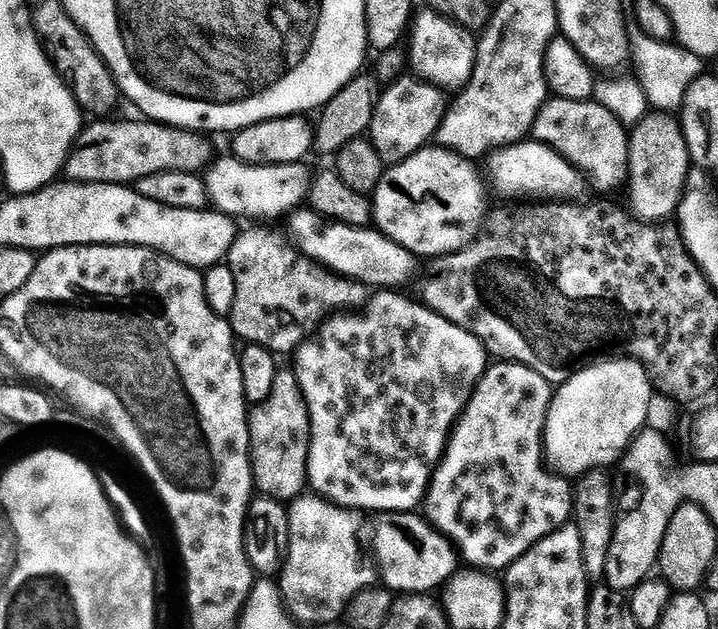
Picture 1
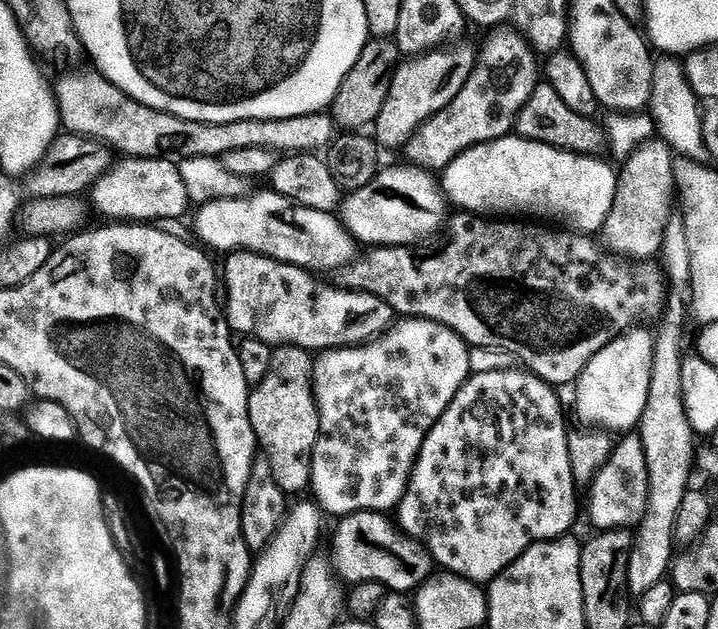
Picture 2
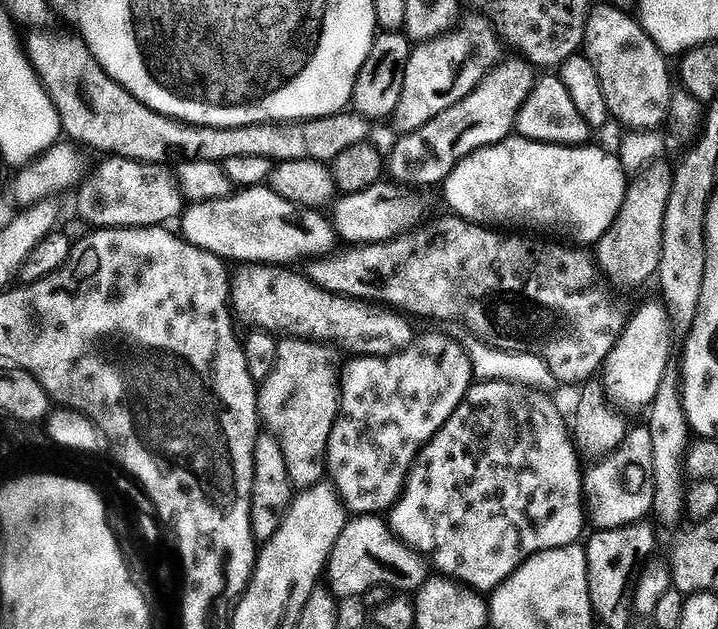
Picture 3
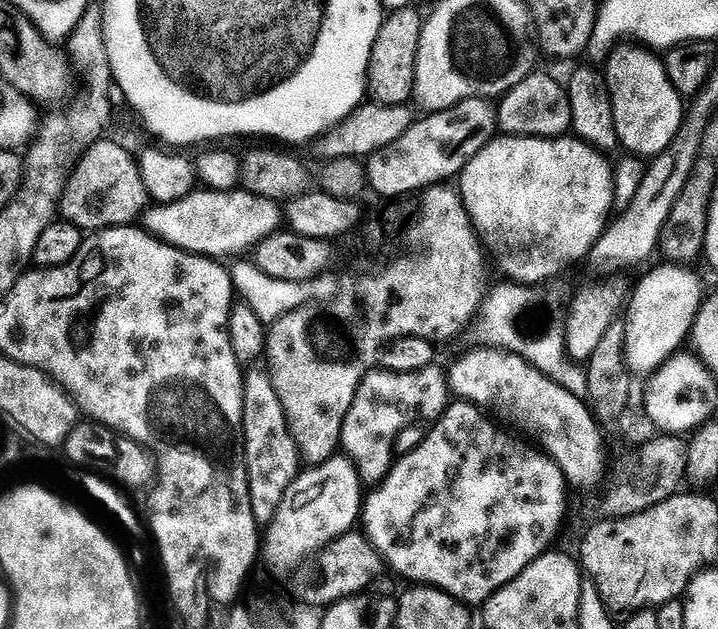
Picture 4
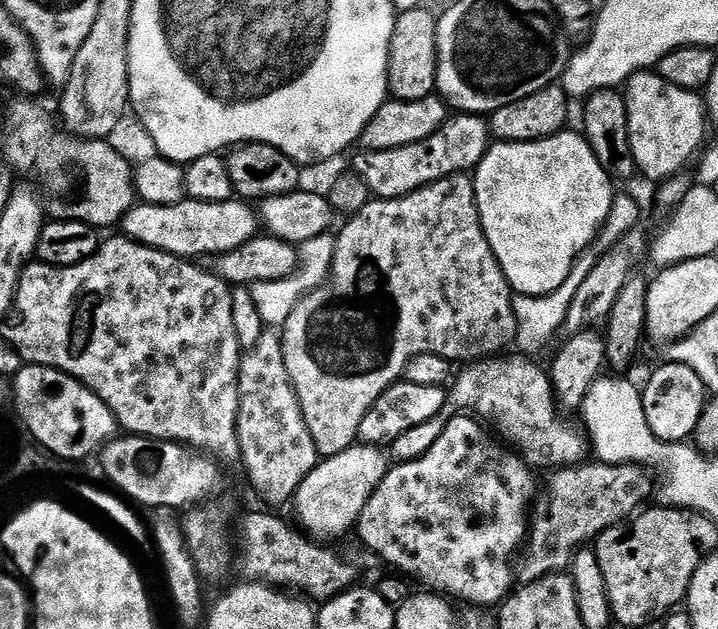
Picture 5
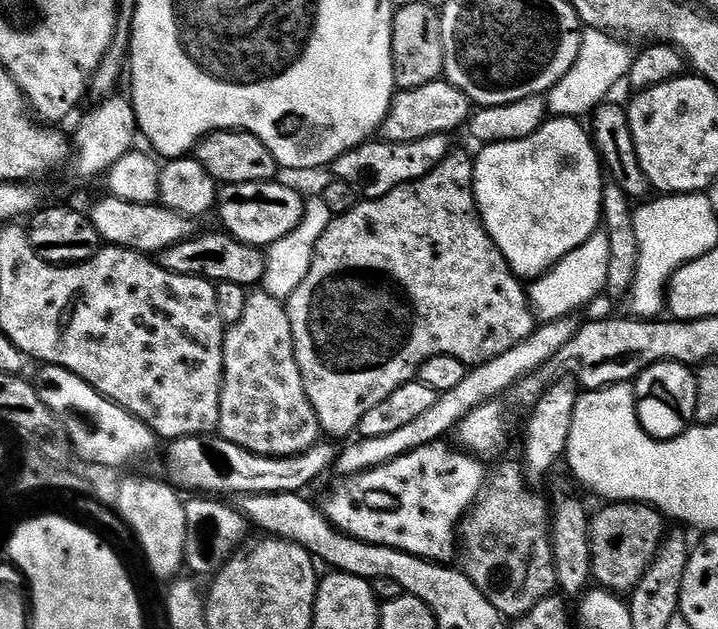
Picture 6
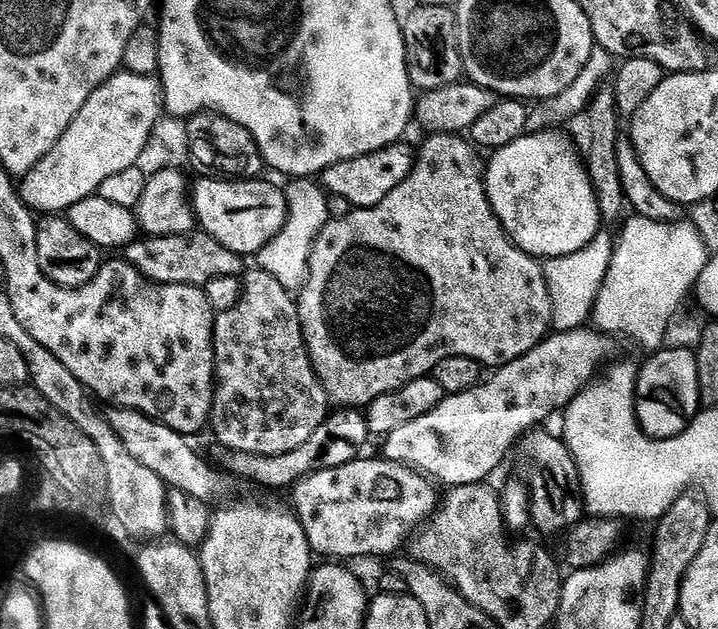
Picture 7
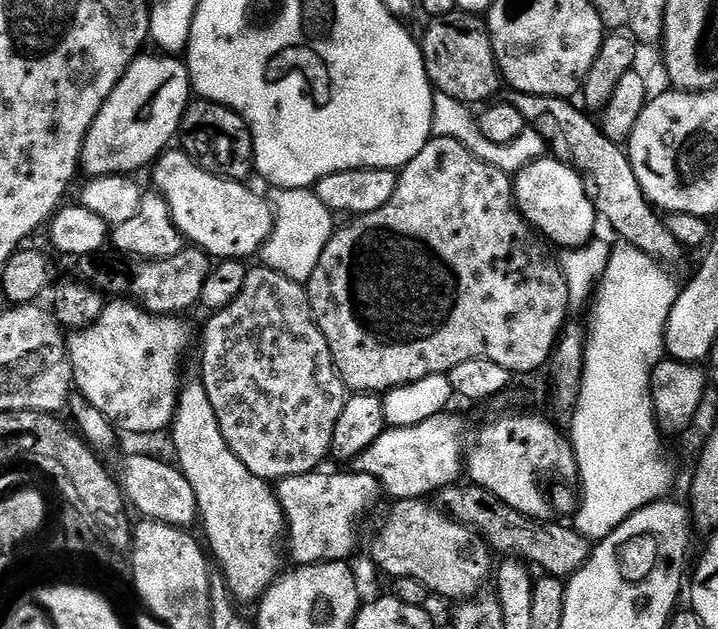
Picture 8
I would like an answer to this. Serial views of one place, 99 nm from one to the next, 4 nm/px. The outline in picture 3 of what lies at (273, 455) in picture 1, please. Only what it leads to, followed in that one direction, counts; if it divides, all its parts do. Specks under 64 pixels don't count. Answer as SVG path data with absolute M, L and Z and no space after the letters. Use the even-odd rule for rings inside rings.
M328 365L320 370L284 371L288 370L276 366L259 385L258 416L278 442L293 485L303 490L325 479L327 444L340 412L341 377L333 378Z

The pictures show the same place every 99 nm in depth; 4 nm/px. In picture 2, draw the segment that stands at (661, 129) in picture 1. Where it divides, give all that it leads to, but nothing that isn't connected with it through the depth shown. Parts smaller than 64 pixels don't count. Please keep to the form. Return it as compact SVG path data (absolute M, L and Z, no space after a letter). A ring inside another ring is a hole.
M660 138L646 141L631 157L623 161L616 181L614 206L610 210L608 220L602 229L604 240L612 236L612 243L607 247L613 253L619 254L621 257L633 257L637 261L644 262L649 259L647 256L654 255L656 251L659 253L665 247L664 231L667 230L668 219L672 216L672 196L674 198L677 195L676 161L677 157L674 155L671 145L665 144Z

